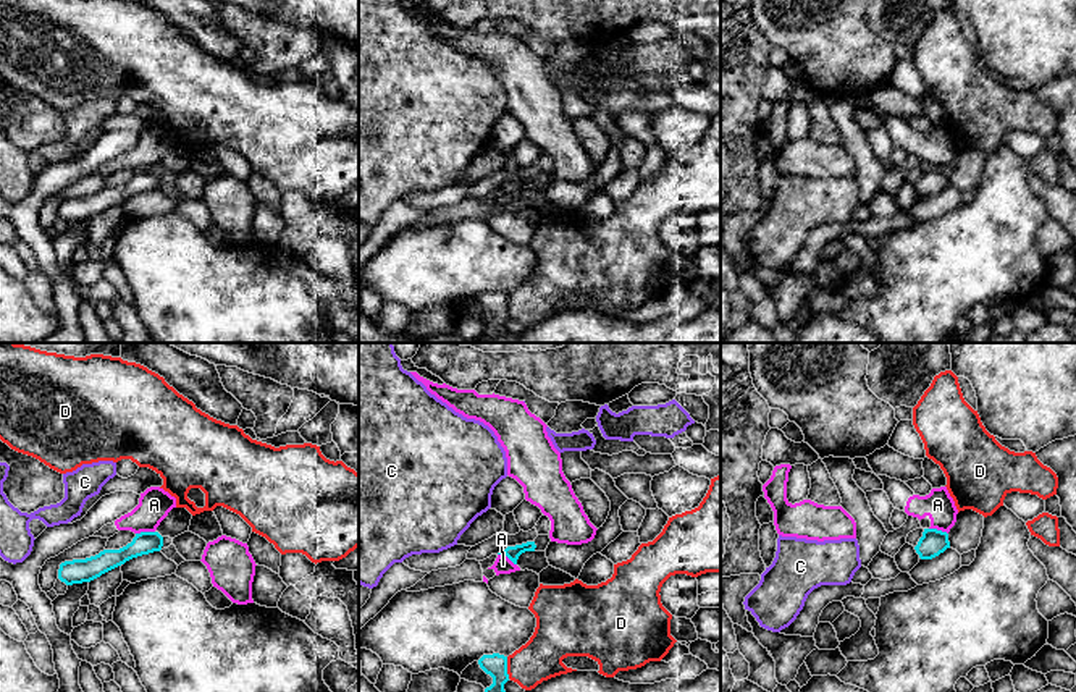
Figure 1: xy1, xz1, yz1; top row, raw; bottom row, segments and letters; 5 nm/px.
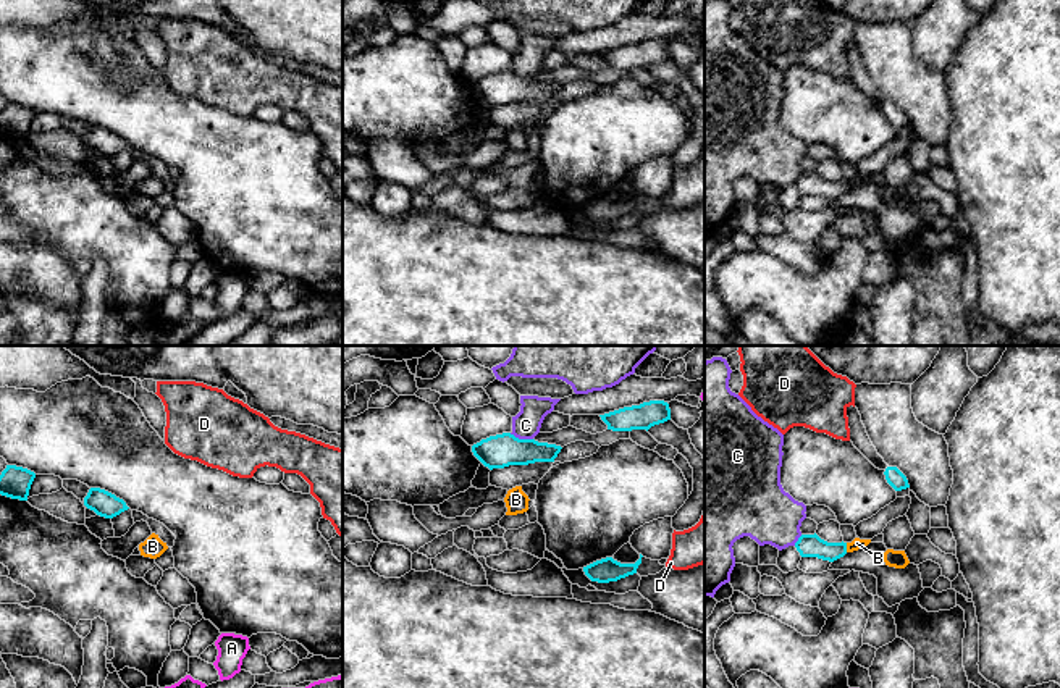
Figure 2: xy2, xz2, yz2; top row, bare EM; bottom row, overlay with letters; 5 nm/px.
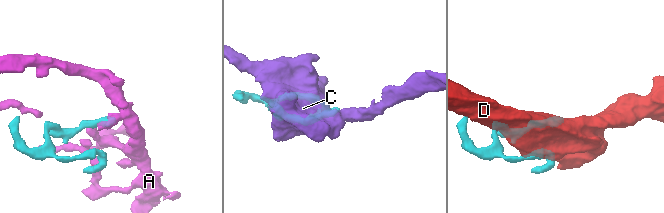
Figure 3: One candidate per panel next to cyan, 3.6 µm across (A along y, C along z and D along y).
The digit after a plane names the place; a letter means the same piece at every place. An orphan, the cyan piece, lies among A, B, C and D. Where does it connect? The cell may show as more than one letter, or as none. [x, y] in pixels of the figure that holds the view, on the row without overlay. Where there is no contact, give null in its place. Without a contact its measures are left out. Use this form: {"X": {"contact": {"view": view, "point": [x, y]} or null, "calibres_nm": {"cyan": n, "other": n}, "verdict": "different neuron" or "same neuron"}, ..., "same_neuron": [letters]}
{"A": {"contact": {"view": "xy1", "point": [144, 170]}, "calibres_nm": {"cyan": 110, "other": 160}, "verdict": "different neuron"}, "B": {"contact": {"view": "yz2", "point": [845, 186]}, "calibres_nm": {"cyan": 110, "other": 60}, "verdict": "same neuron"}, "C": {"contact": {"view": "xz2", "point": [521, 78]}, "calibres_nm": {"cyan": 170, "other": 140}, "verdict": "different neuron"}, "D": {"contact": {"view": "xz1", "point": [506, 306]}, "calibres_nm": {"cyan": 120, "other": 220}, "verdict": "different neuron"}, "same_neuron": ["B"]}

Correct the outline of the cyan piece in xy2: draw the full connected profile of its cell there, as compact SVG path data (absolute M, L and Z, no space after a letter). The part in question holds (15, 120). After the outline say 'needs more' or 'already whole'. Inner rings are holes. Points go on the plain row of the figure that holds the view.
M6 103L0 113L0 132L11 137L27 139L34 116L36 111L27 107Z | already whole

